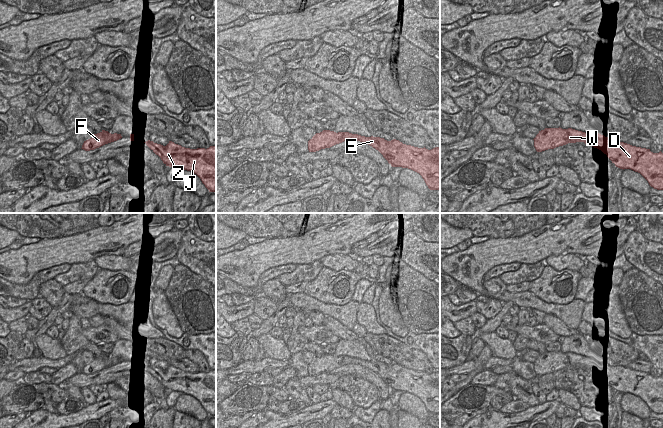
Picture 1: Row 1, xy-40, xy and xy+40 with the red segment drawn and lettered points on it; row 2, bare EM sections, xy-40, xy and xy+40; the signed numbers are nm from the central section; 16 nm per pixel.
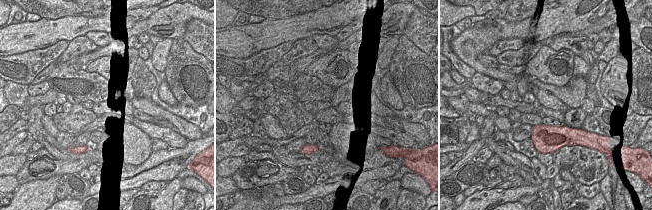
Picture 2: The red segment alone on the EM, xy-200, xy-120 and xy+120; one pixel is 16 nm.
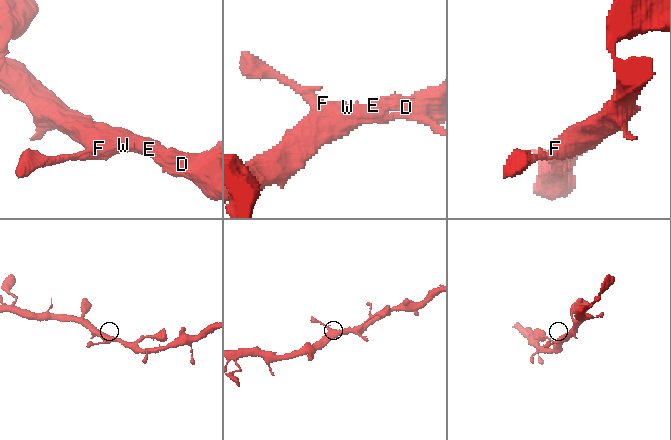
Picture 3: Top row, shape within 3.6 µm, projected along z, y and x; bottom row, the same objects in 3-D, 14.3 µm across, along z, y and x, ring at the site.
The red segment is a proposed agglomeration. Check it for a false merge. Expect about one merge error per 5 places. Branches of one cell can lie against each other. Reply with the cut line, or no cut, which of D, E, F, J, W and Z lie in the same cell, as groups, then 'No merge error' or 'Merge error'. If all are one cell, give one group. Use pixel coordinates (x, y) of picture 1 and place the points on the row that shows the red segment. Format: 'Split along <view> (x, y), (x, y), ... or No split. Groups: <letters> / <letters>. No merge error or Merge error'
No split. Groups: D E F J W Z. No merge error.

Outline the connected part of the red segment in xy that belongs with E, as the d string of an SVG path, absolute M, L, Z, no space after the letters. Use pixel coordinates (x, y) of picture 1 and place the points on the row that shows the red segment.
M323 130L308 141L309 152L330 148L347 140L366 143L378 150L392 167L411 169L419 173L430 190L440 190L440 148L431 150L406 145L399 140L365 137L349 132Z

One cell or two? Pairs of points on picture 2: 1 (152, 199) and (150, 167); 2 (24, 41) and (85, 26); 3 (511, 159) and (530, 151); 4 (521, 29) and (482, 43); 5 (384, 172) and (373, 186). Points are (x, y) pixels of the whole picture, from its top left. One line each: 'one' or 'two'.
1: two
2: one
3: two
4: one
5: two

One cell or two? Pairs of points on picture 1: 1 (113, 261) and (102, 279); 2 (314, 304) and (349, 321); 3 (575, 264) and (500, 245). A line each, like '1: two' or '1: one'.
1: two
2: one
3: two

